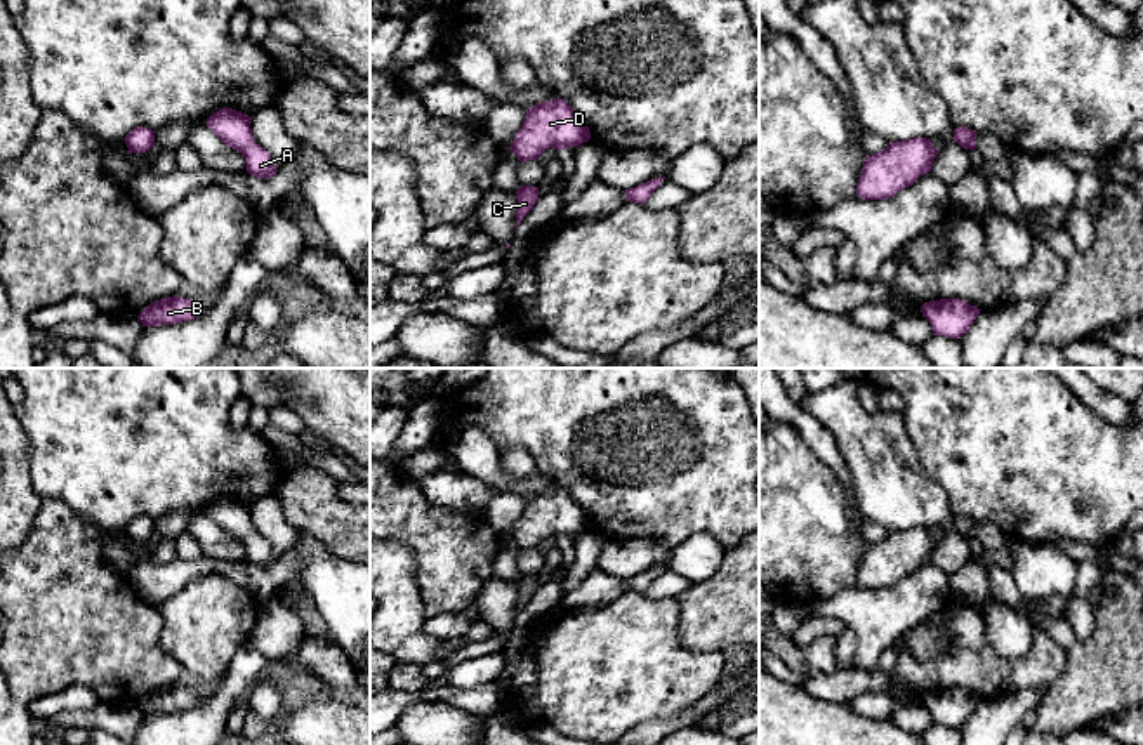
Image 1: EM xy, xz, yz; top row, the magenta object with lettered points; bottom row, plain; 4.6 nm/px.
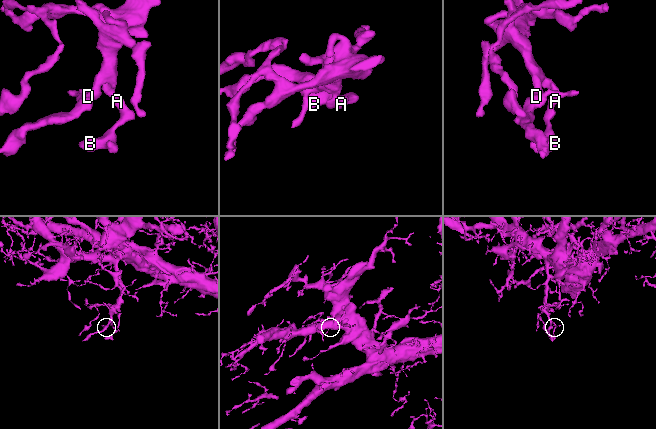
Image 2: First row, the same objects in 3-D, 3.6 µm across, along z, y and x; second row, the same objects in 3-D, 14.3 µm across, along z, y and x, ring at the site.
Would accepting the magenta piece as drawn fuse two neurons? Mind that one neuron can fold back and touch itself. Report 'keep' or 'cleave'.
keep

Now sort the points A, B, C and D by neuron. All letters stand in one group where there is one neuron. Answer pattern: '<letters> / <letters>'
A B C D

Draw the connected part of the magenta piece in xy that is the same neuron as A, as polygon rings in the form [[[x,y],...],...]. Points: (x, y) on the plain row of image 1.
[[[222,497],[212,502],[205,512],[226,535],[243,544],[250,564],[269,568],[278,561],[271,544],[254,530],[250,518],[252,505]]]

